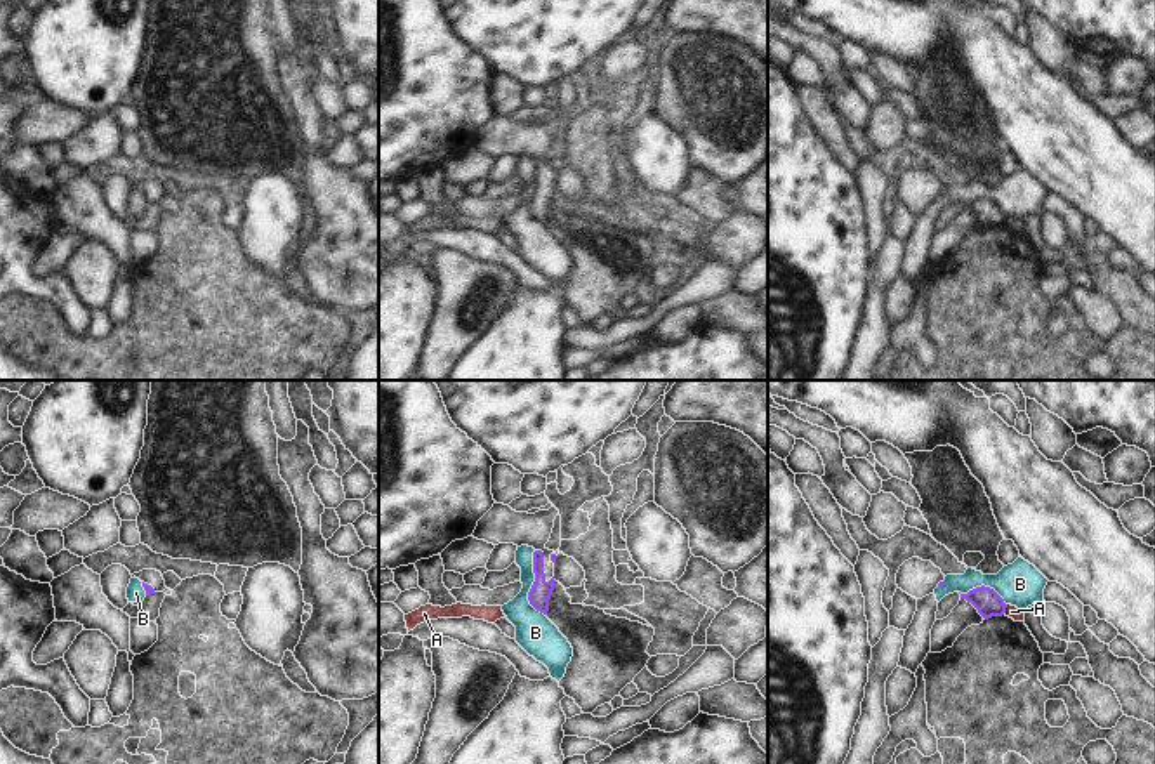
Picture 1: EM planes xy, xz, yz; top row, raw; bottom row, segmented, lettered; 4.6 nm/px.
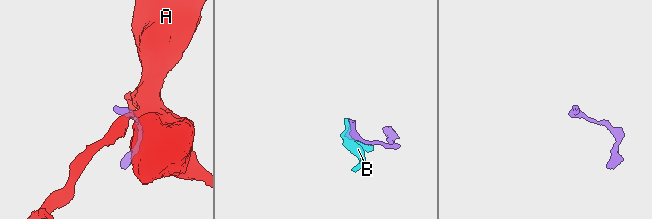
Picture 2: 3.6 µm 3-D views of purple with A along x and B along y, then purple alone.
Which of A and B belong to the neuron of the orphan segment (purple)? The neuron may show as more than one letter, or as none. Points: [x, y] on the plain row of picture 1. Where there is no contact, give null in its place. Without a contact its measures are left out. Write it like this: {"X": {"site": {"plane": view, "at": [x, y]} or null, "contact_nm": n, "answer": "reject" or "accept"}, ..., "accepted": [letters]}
{"A": {"site": {"plane": "yz", "at": [1004, 221]}, "contact_nm": 50, "answer": "reject"}, "B": {"site": {"plane": "xz", "at": [534, 195]}, "contact_nm": 300, "answer": "reject"}, "accepted": []}

